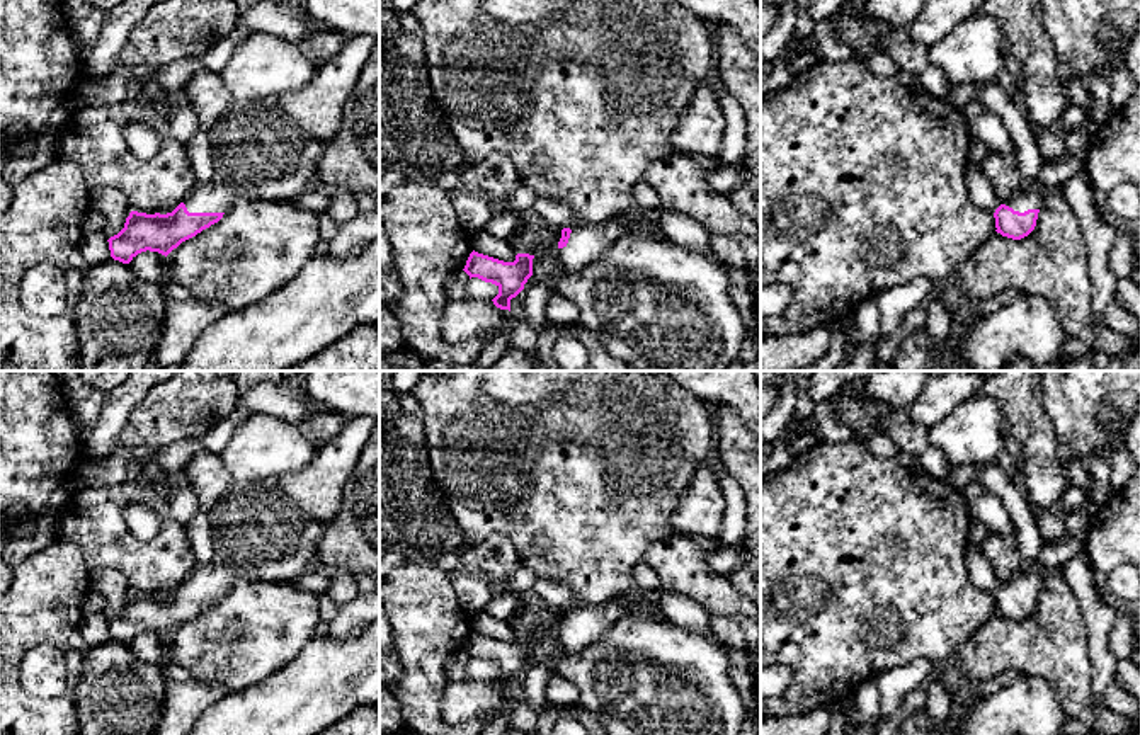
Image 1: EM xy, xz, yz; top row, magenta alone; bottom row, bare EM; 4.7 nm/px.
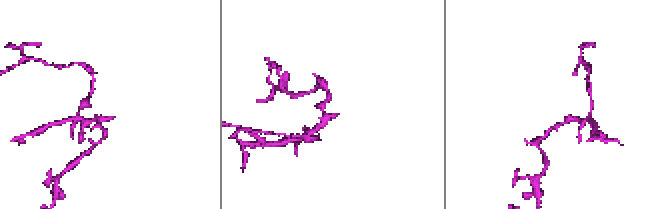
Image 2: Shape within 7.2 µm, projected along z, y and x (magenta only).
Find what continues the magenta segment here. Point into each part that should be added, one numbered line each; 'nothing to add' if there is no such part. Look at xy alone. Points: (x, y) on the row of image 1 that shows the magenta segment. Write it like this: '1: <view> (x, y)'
1: xy (269, 148)

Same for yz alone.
1: yz (1031, 198)

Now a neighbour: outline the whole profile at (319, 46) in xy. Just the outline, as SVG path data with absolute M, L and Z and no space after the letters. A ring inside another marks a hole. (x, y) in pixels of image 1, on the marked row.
M322 27L322 29L311 31L306 37L303 37L298 43L298 46L303 51L303 54L316 68L320 68L342 49L345 41L347 41L345 36Z

